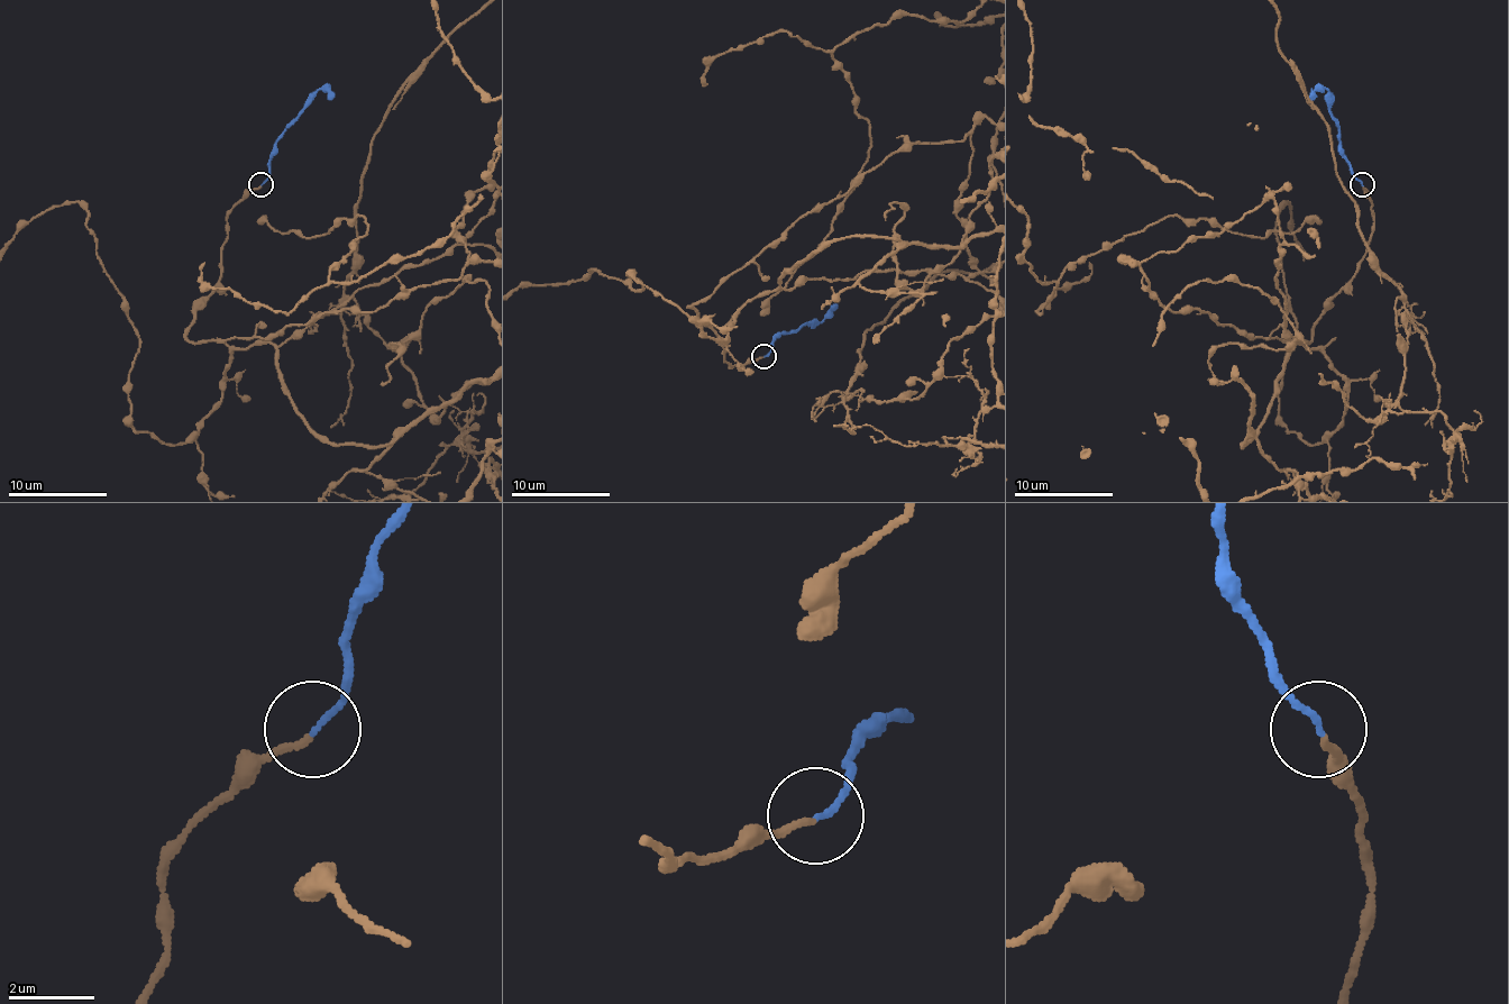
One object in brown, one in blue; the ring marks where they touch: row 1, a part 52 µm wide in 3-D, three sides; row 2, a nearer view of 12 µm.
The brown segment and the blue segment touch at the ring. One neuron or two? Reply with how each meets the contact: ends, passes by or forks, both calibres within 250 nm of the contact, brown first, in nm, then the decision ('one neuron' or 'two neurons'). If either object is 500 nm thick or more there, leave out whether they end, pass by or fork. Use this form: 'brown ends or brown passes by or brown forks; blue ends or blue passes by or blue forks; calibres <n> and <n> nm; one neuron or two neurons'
brown ends; blue ends; calibres 160 and 140 nm; one neuron

